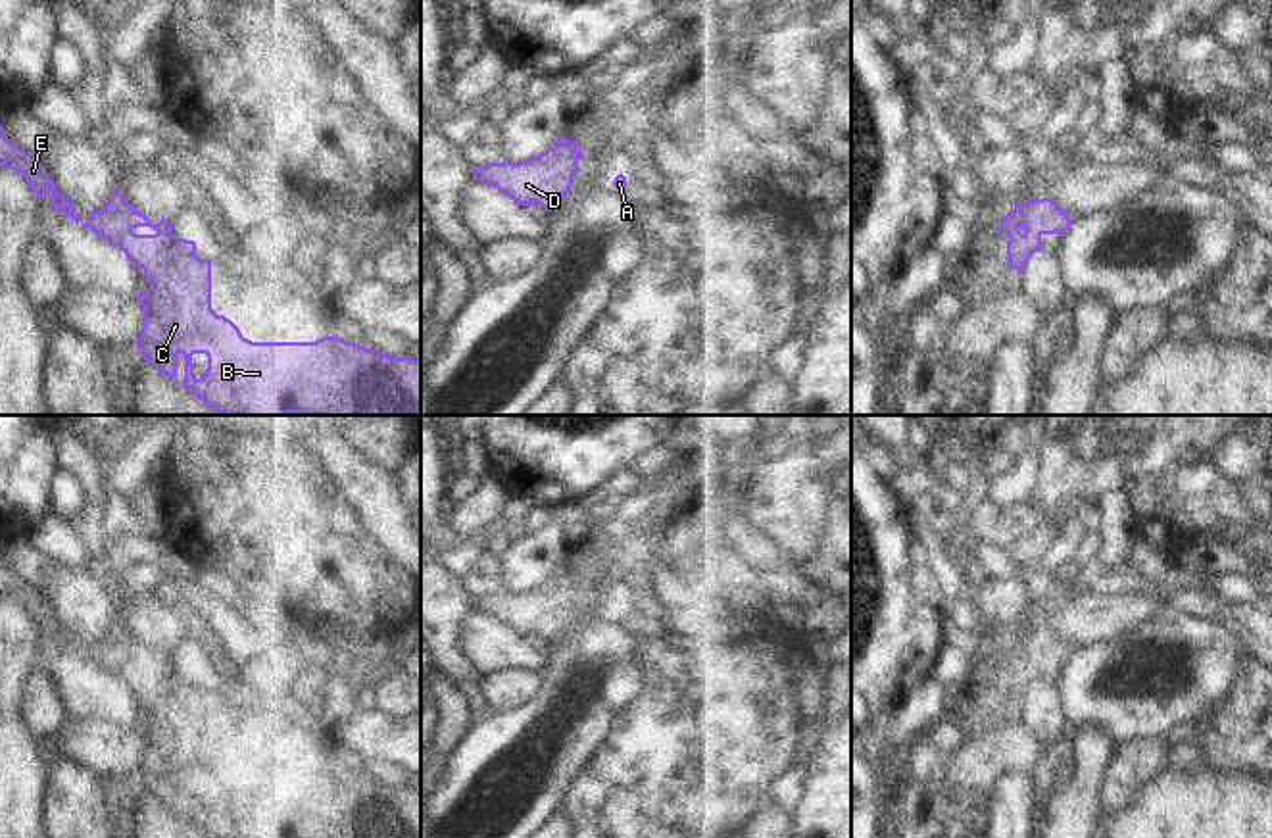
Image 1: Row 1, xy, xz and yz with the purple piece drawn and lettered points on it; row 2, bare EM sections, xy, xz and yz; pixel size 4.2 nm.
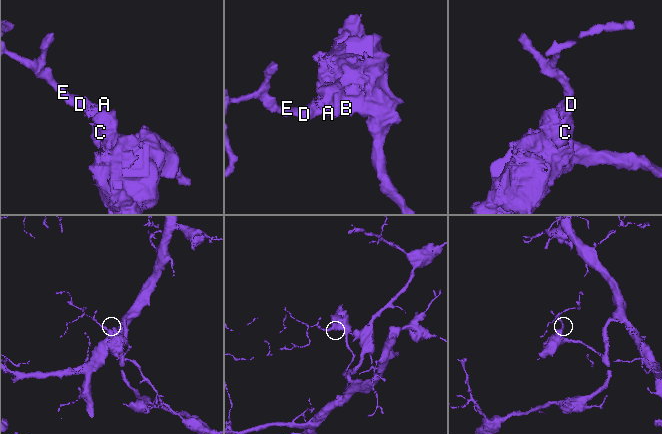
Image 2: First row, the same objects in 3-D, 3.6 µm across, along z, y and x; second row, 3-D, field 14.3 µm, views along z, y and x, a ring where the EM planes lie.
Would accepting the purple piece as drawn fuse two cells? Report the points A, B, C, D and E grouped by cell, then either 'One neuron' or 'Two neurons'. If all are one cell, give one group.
Groups: A B C D E. One neuron

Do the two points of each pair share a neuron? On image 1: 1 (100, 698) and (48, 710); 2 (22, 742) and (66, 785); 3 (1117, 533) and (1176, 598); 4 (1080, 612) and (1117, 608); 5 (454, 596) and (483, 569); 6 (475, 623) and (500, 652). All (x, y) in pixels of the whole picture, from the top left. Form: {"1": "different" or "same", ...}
{"1": "different", "2": "different", "3": "same", "4": "same", "5": "different", "6": "same"}

